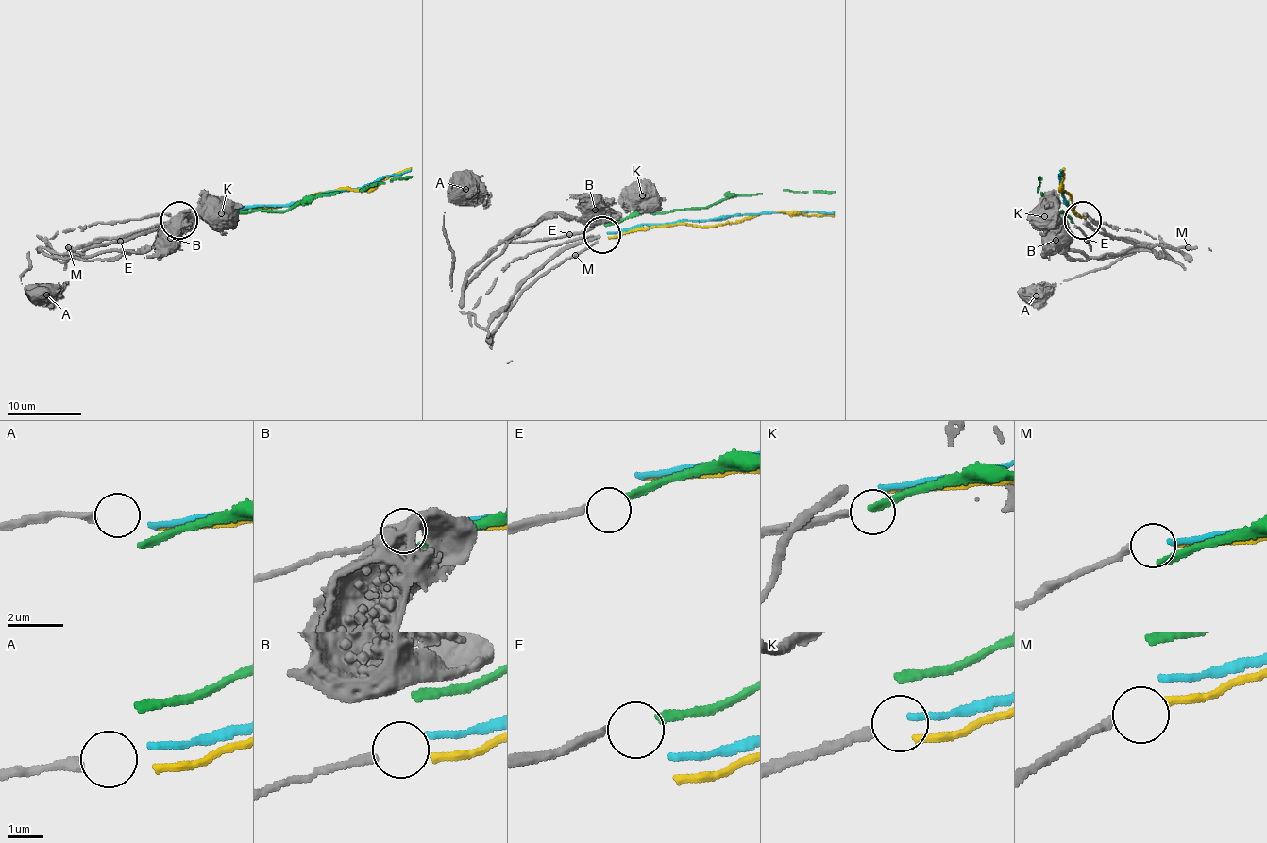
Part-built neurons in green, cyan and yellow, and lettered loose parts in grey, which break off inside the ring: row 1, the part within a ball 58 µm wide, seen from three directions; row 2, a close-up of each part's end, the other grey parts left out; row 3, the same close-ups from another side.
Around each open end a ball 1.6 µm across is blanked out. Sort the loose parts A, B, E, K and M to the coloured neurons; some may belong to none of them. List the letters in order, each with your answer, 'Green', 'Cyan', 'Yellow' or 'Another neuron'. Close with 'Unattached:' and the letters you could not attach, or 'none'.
A: Another neuron
B: Cyan
E: Green
K: Another neuron
M: Yellow
Unattached: A, K

